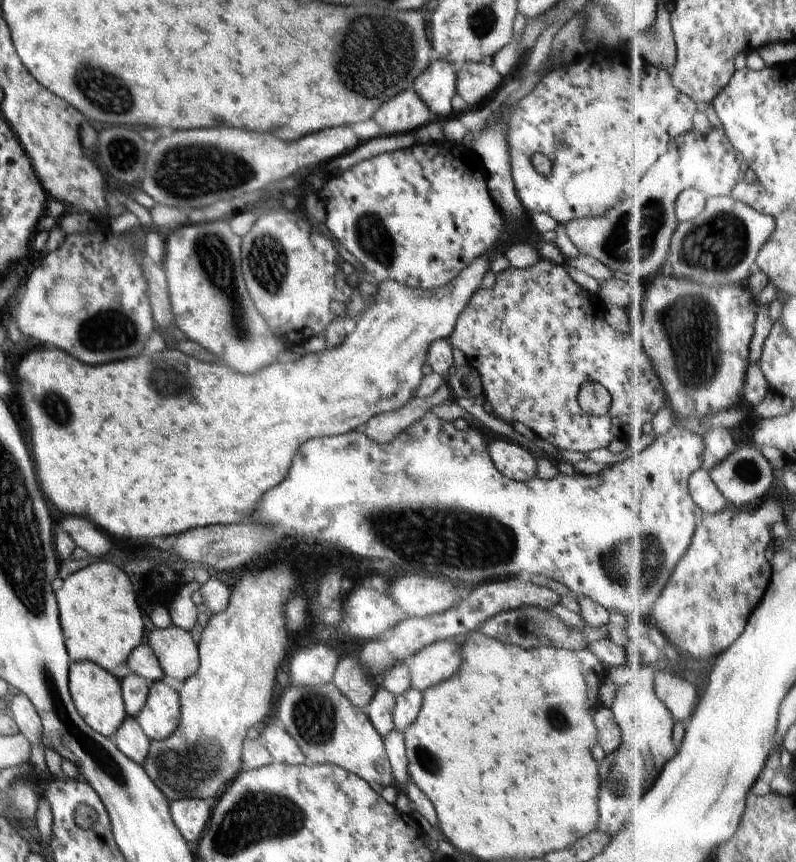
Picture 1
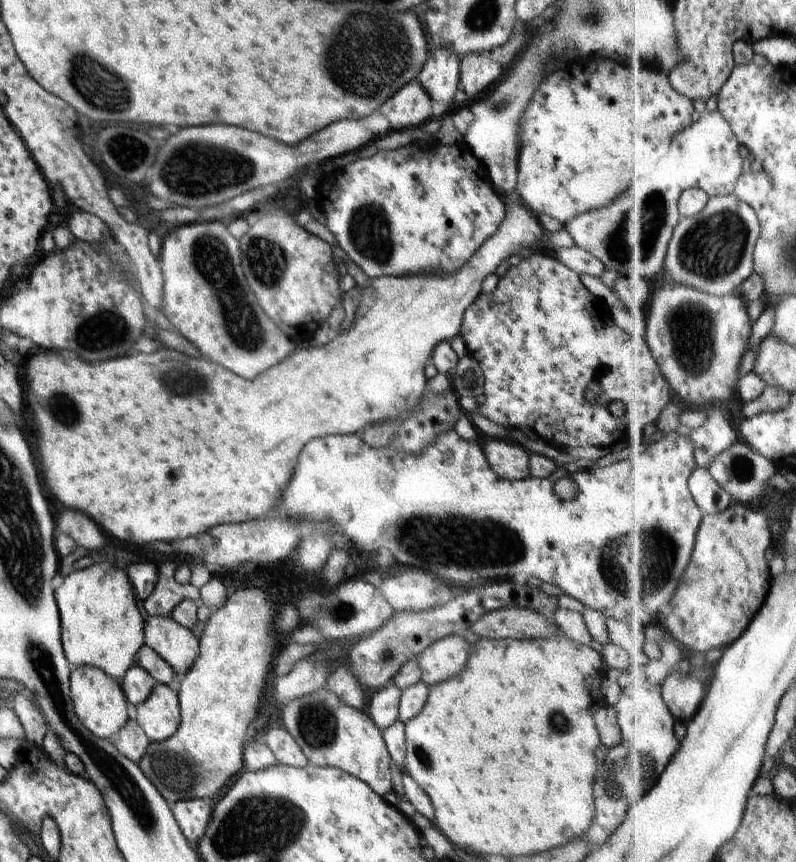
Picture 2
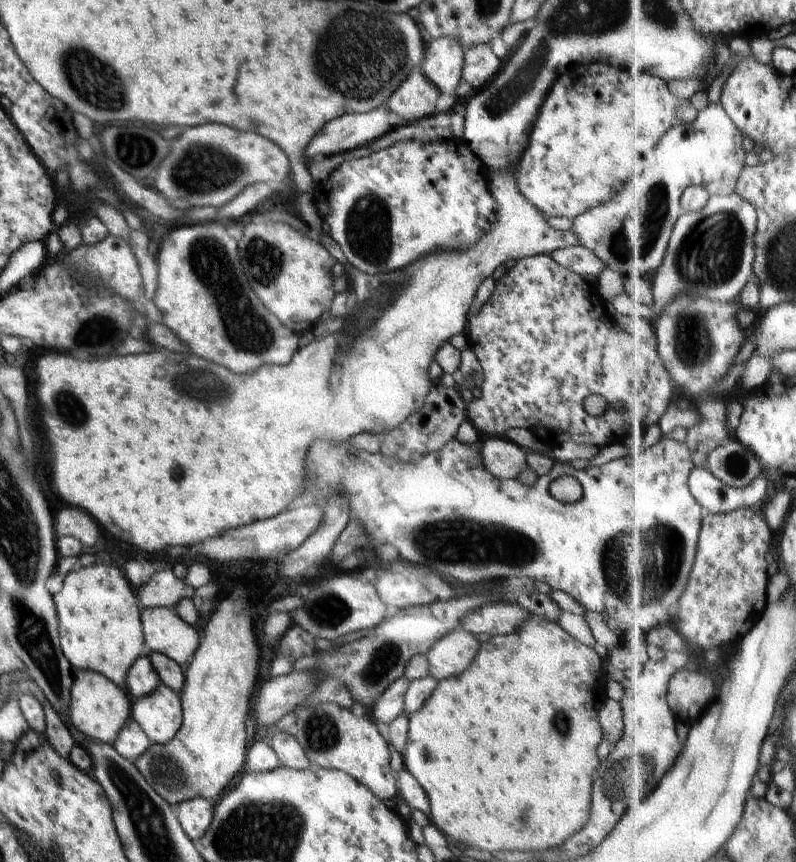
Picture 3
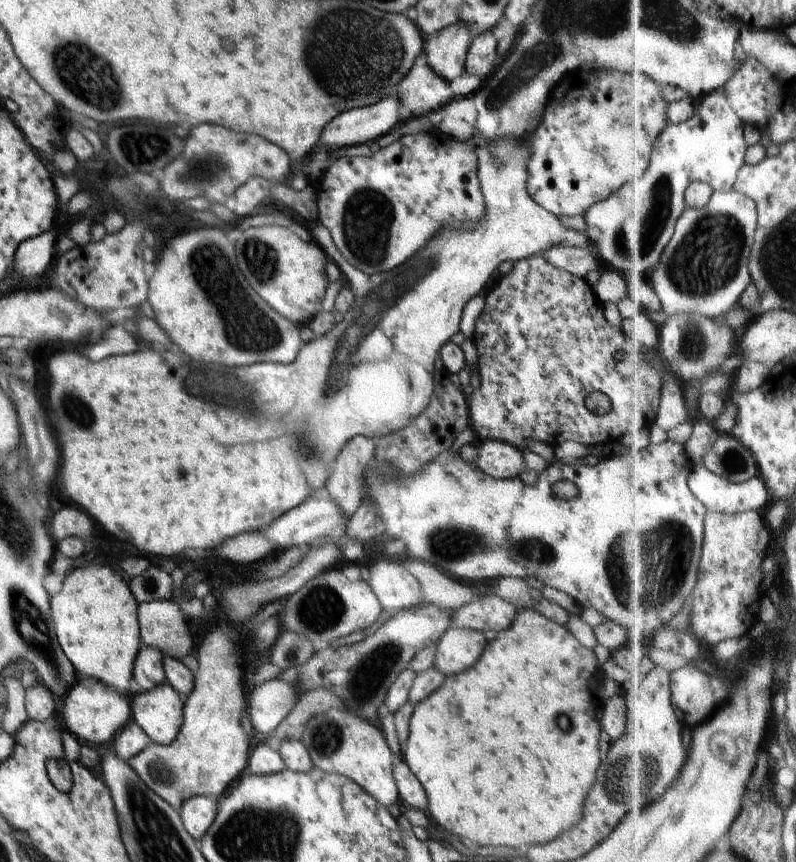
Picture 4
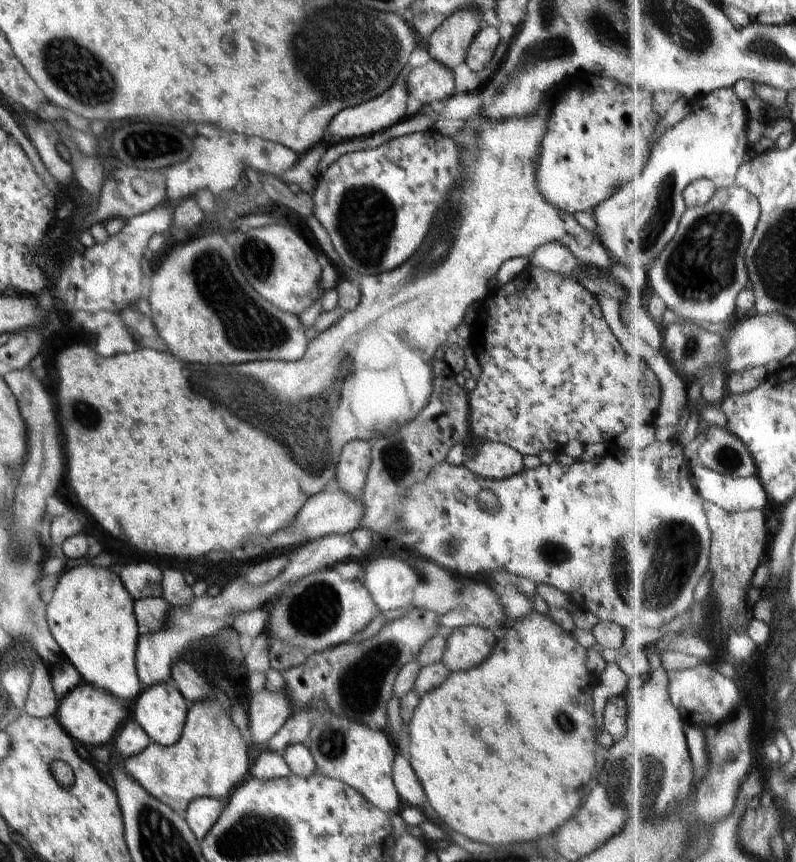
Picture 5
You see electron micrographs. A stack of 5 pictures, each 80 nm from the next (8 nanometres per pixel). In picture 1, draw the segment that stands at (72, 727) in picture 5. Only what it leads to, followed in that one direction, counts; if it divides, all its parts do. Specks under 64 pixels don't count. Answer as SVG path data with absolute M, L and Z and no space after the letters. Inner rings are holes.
M71 661L68 680L71 699L84 722L105 737L112 736L127 717L120 677L92 661Z

